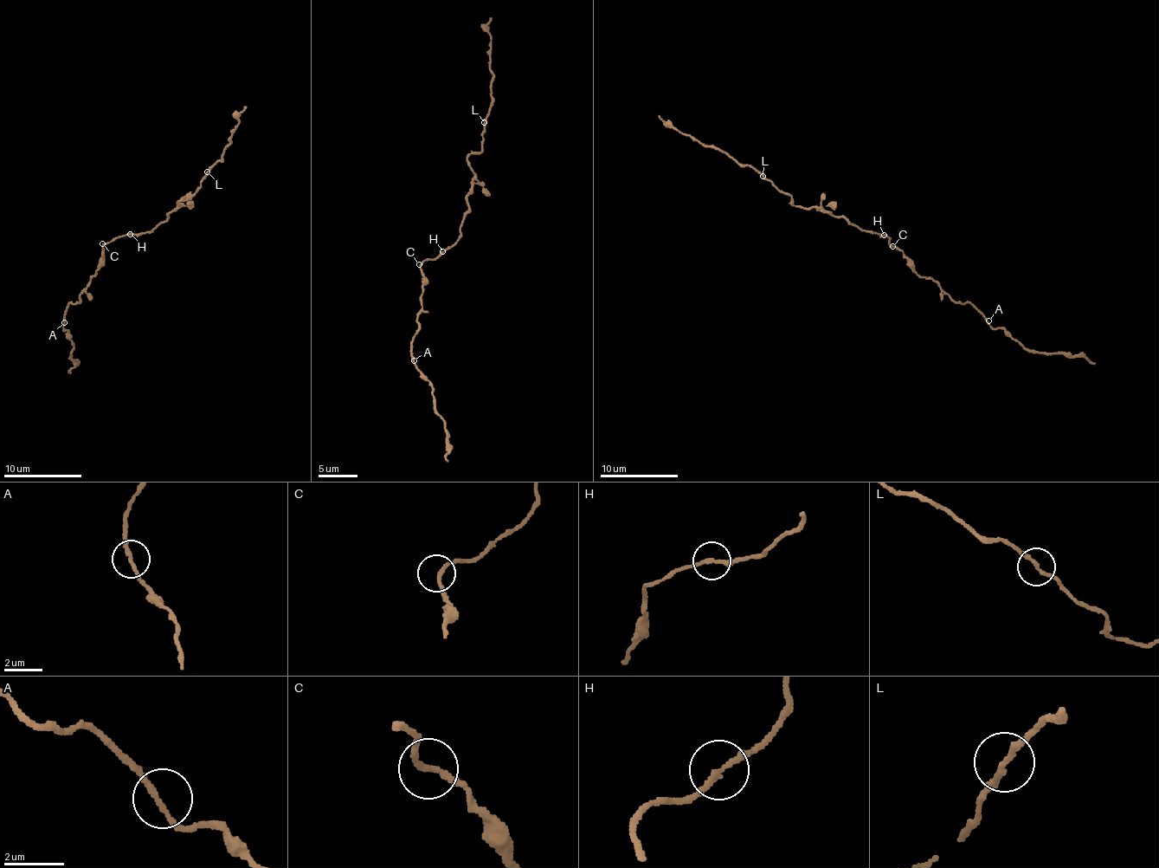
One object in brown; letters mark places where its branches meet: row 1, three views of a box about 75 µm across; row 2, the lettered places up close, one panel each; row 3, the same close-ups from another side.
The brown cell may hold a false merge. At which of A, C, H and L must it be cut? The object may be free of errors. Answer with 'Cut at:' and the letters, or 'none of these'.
Cut at: none of these

